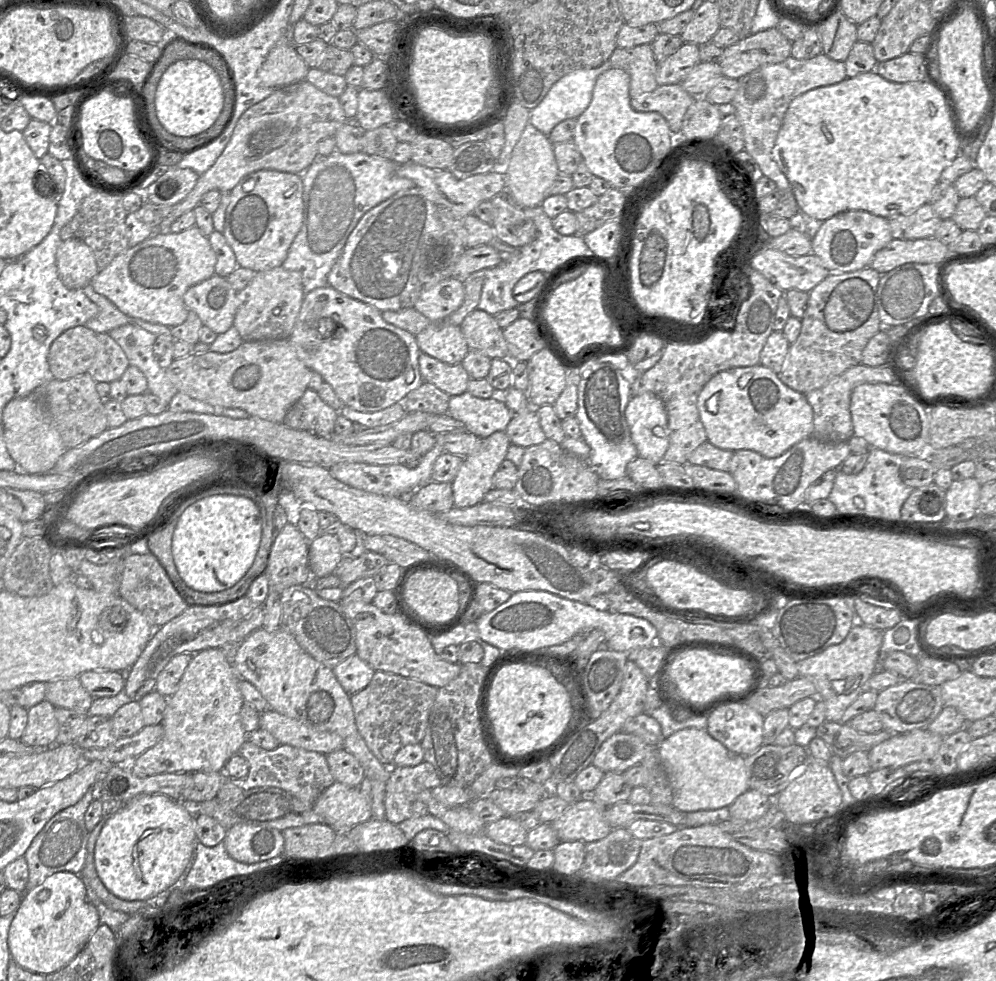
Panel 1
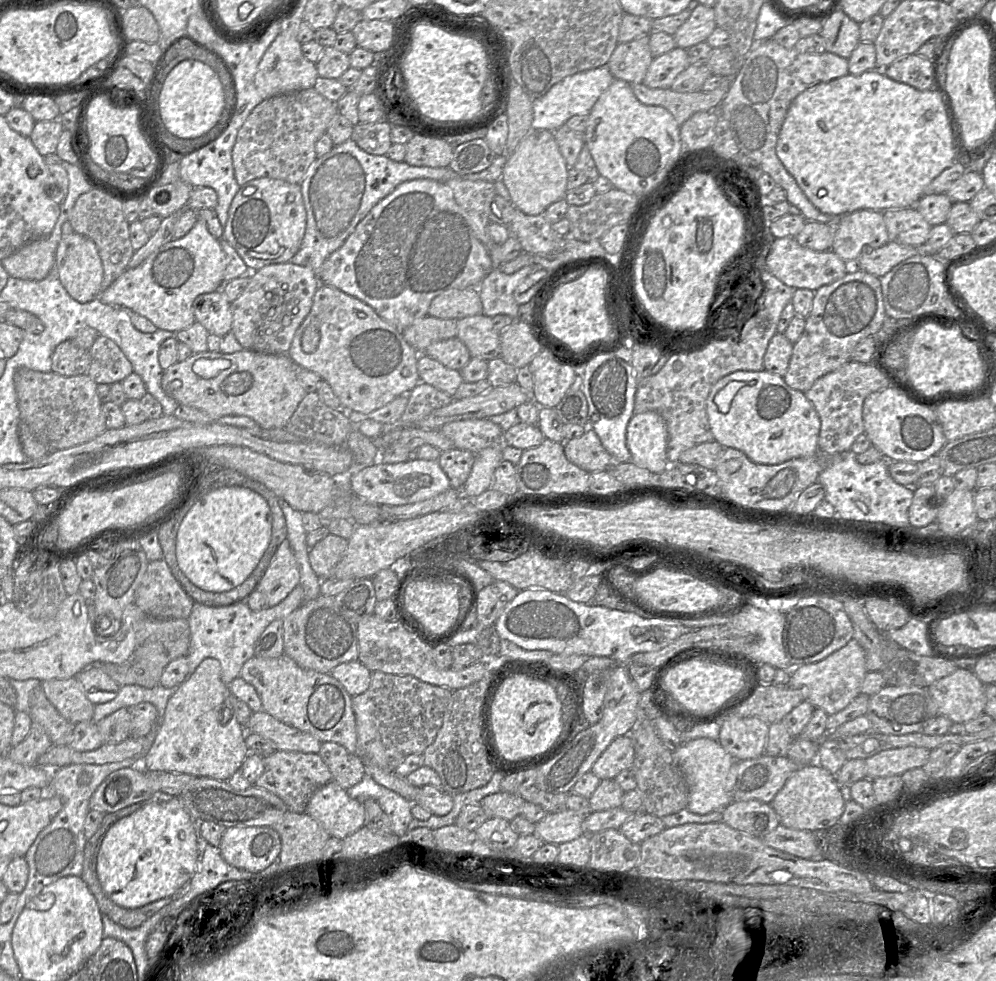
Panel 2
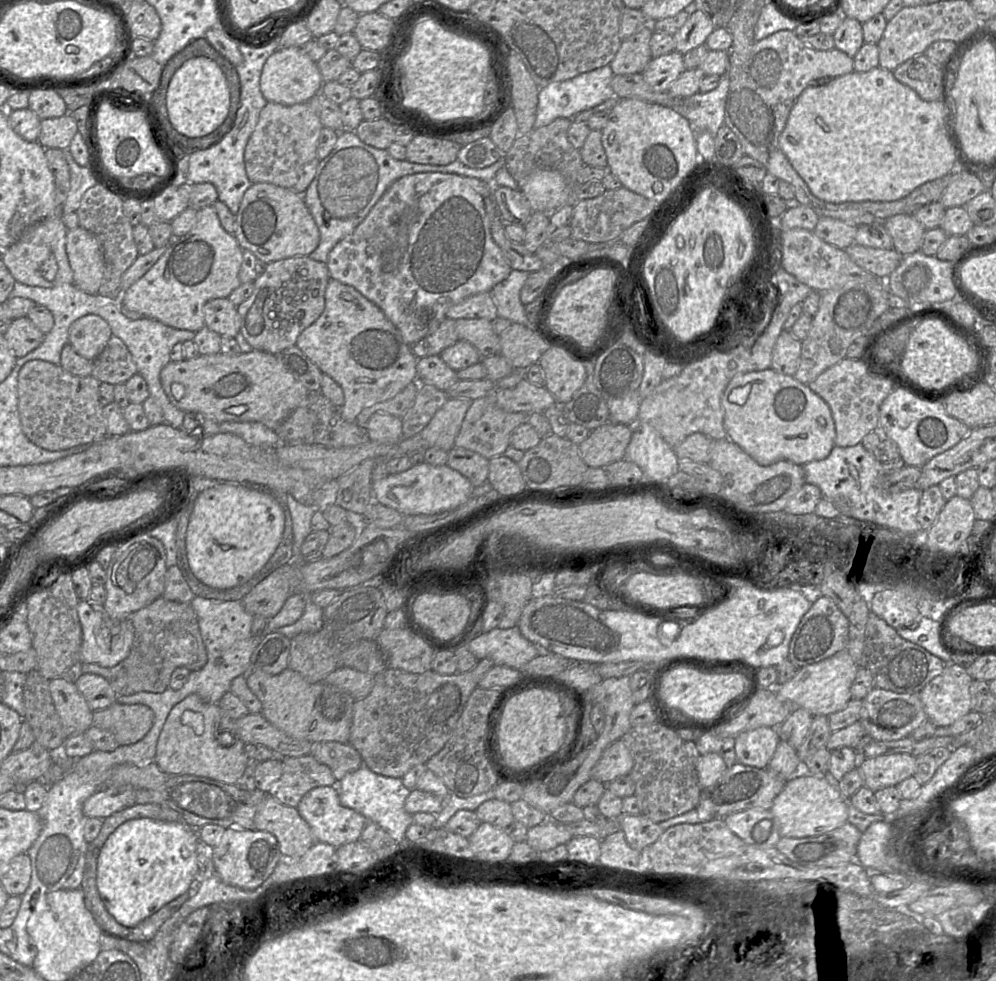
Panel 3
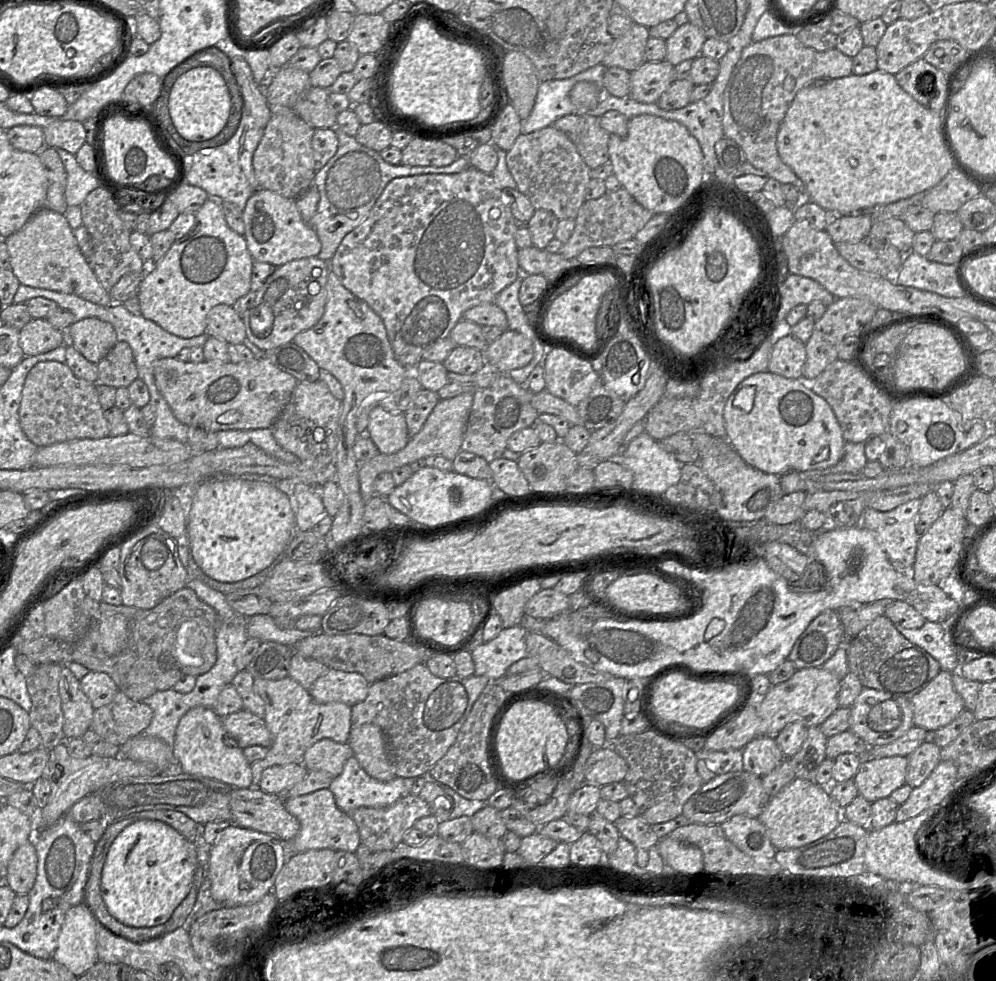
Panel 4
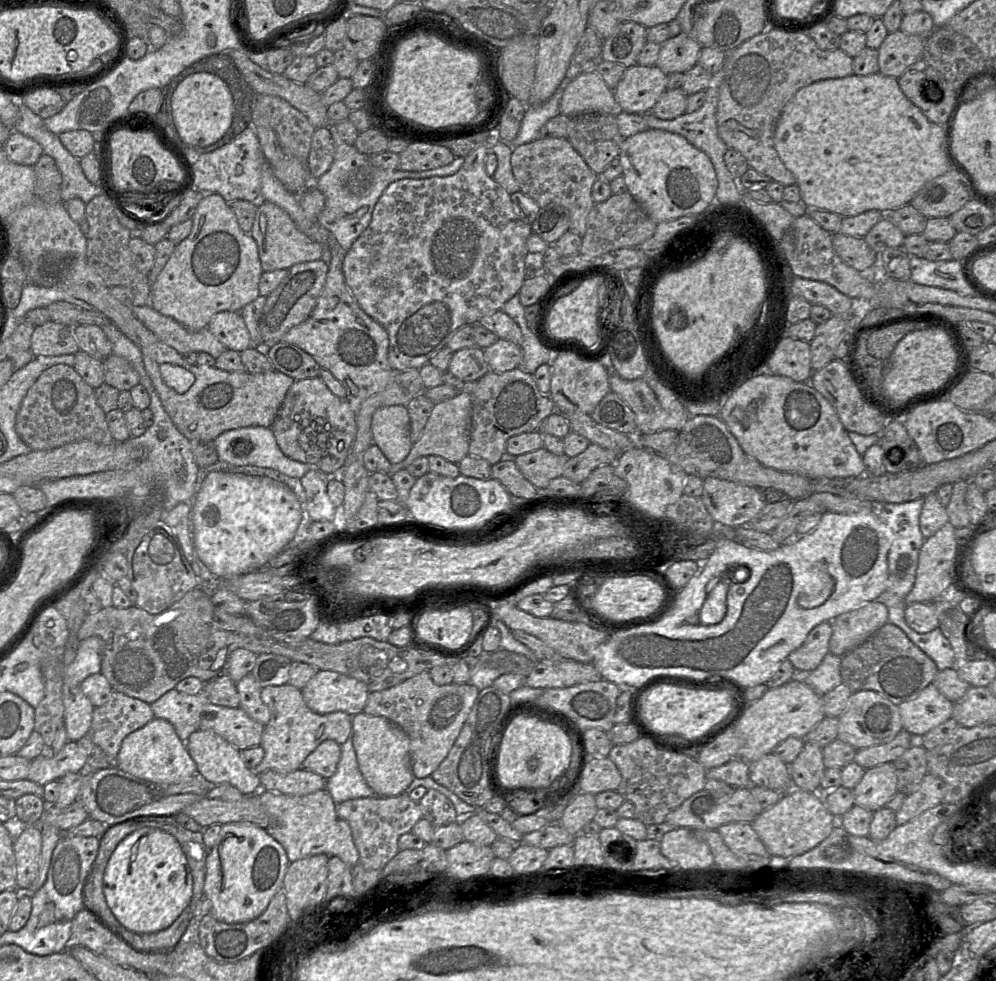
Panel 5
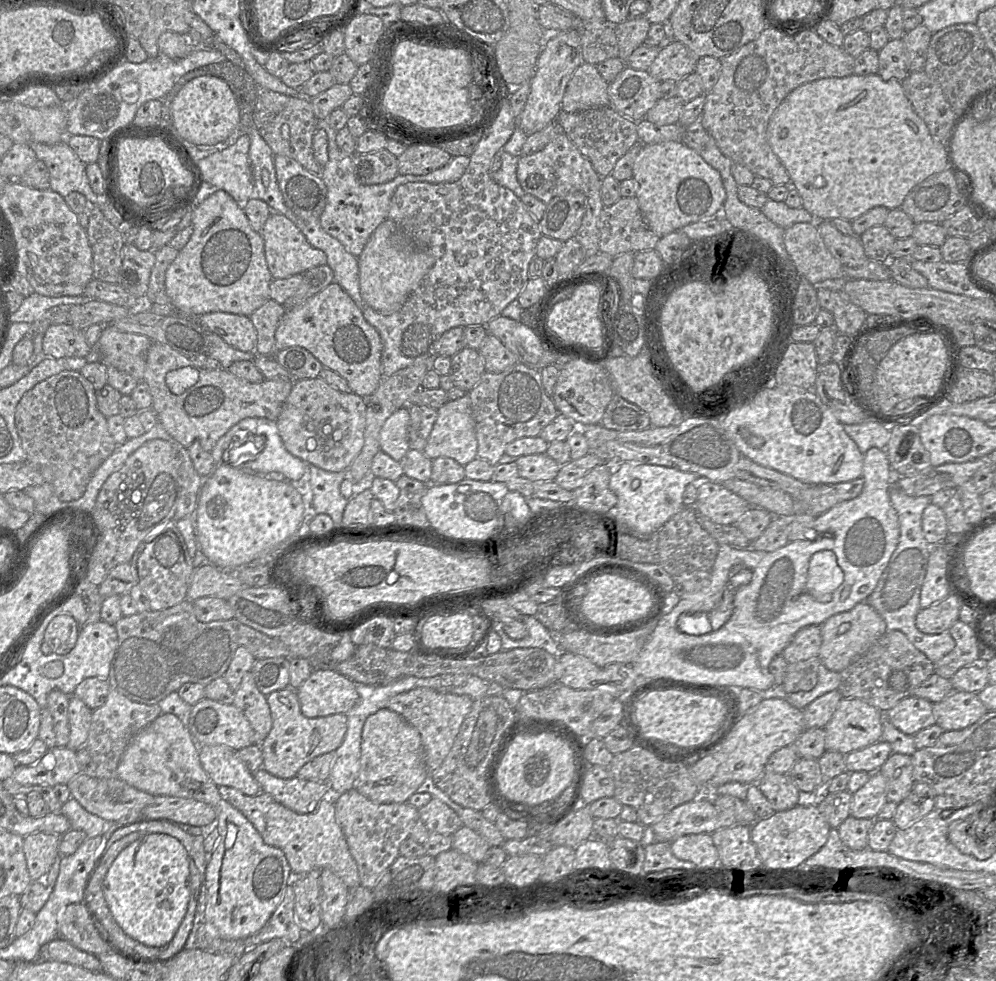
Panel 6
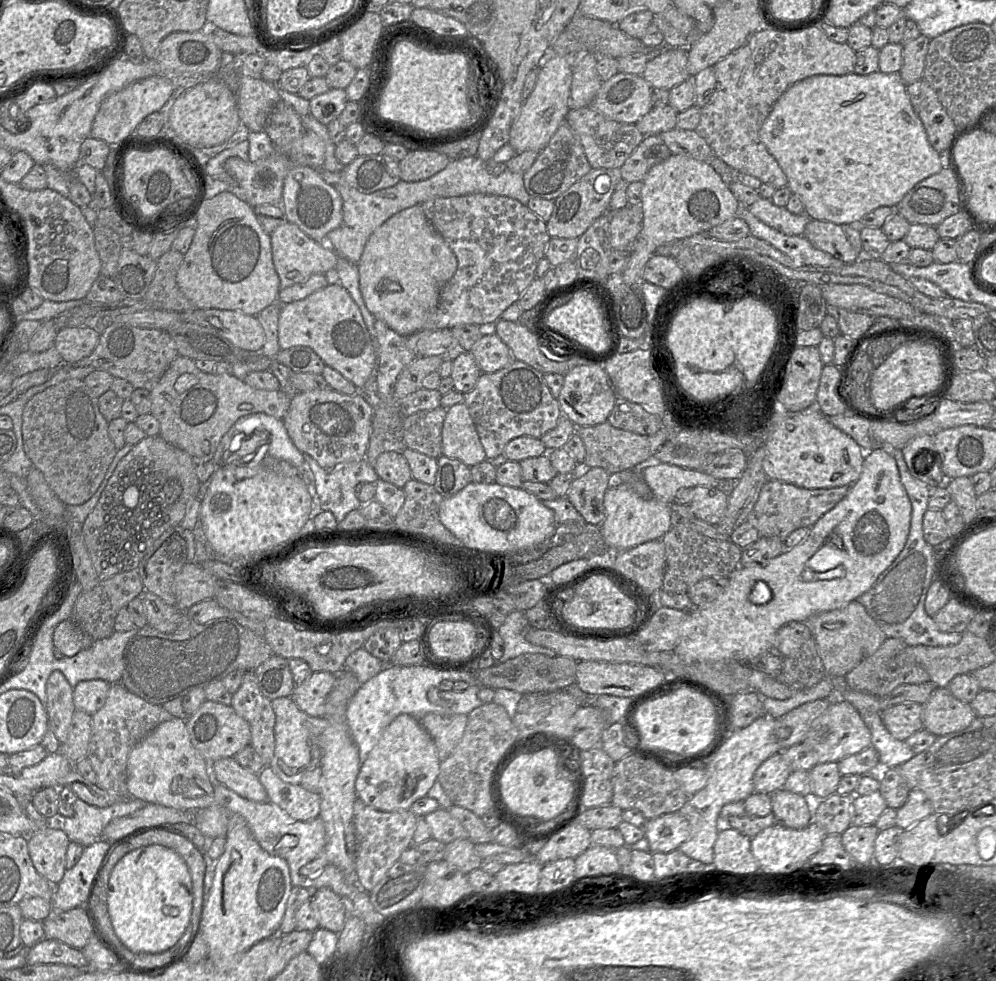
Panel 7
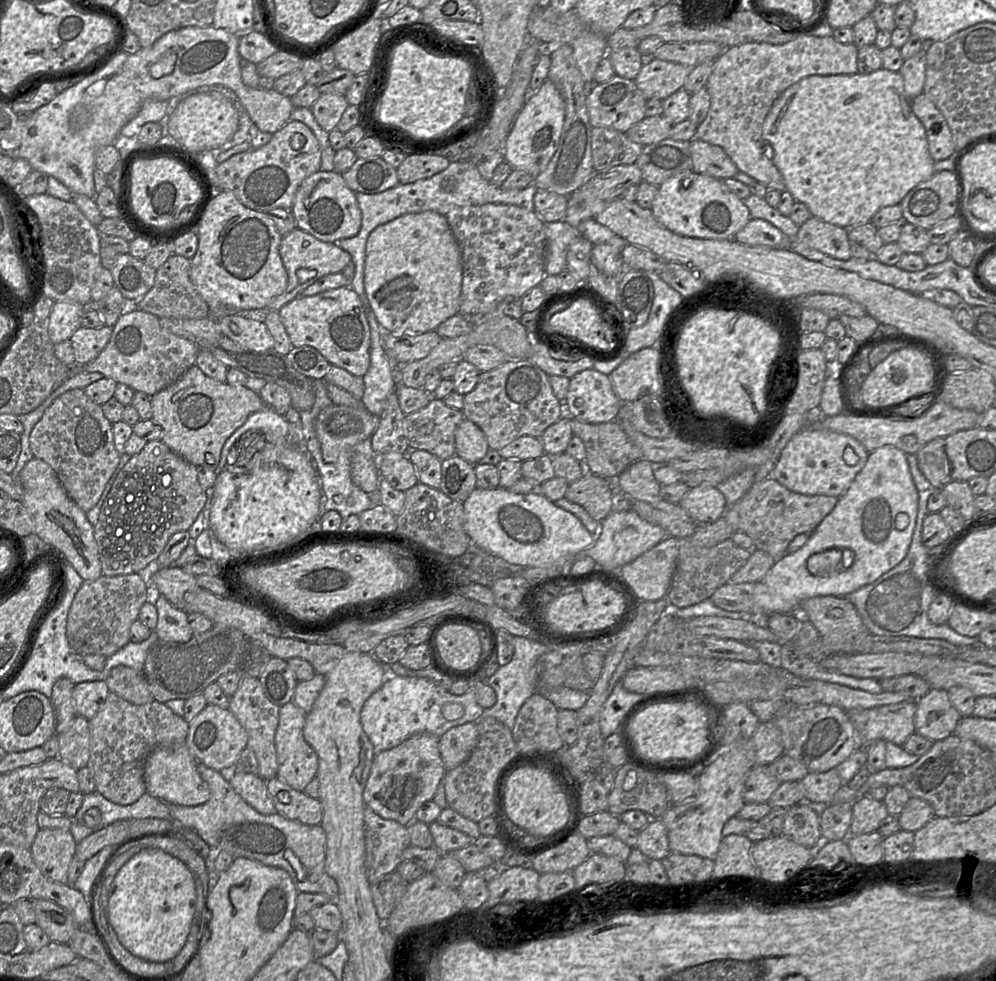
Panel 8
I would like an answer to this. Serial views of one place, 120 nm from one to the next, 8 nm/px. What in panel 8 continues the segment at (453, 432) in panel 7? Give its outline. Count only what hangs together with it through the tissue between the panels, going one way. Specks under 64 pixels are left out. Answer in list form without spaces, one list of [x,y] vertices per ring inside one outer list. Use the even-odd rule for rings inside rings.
[[[465,418],[455,431],[455,455],[476,465],[489,450],[484,433],[476,424]]]

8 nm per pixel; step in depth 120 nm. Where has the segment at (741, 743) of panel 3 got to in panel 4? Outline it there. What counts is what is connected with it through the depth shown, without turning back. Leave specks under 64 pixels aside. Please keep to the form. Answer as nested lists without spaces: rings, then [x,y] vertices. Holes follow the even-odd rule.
[[[759,735],[742,750],[743,769],[763,777],[785,759],[773,735]]]

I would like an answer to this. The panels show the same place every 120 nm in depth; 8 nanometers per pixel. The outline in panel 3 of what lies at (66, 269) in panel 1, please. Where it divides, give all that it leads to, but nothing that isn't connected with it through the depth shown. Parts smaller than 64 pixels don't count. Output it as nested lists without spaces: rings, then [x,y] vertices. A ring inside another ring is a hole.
[[[78,226],[68,230],[66,235],[66,252],[73,271],[73,284],[87,294],[97,294],[104,276],[104,257],[97,238],[88,230]]]

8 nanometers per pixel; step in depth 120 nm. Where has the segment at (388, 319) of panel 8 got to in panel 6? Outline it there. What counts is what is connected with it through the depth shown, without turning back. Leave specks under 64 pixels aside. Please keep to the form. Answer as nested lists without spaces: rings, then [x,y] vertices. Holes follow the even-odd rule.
[[[385,219],[371,234],[358,257],[360,294],[364,304],[381,314],[398,311],[434,265],[434,257],[410,247],[396,224]]]

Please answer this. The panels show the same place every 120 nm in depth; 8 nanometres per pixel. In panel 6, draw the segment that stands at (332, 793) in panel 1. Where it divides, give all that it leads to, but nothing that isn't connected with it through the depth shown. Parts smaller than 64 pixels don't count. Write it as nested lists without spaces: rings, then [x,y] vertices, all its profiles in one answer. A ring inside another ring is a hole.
[[[234,788],[220,789],[221,796],[252,823],[263,841],[284,853],[294,876],[303,876],[314,869],[330,869],[348,889],[360,885],[356,861],[336,820],[332,794],[320,800],[313,812],[299,814],[262,791],[257,795],[249,796]]]

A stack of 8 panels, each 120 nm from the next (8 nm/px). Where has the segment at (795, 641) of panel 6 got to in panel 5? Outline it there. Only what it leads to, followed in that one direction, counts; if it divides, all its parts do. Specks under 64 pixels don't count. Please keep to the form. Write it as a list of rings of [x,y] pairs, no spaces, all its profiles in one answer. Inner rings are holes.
[[[822,622],[809,632],[806,640],[798,649],[788,655],[787,659],[793,664],[798,674],[808,674],[820,665],[830,652],[831,636],[831,622]]]

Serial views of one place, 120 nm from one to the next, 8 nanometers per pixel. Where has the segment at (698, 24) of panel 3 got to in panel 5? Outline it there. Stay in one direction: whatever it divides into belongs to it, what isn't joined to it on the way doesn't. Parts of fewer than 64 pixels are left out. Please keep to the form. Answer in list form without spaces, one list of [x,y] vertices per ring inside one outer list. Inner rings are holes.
[[[681,32],[661,45],[656,65],[665,73],[686,73],[698,63],[702,46]]]

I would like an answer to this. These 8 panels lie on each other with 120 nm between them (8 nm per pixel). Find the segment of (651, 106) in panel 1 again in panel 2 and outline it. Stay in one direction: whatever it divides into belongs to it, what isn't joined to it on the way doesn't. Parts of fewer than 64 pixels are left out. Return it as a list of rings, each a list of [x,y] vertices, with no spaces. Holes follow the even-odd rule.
[[[725,79],[720,87],[709,92],[698,90],[682,93],[671,88],[650,88],[643,83],[630,86],[641,103],[664,107],[681,126],[694,113],[717,108],[729,91],[731,79]]]

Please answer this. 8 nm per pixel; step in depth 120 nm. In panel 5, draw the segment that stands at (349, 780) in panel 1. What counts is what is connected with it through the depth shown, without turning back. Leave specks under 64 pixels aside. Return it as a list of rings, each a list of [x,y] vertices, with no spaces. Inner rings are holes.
[[[325,740],[312,751],[302,763],[302,768],[329,779],[337,770],[341,758],[341,745]]]

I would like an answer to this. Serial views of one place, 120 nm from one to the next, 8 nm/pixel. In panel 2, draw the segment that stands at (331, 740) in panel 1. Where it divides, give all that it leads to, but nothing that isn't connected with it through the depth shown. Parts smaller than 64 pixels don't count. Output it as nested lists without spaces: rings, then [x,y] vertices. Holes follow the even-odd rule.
[[[263,710],[252,713],[244,729],[263,737],[276,751],[318,754],[322,744],[311,734],[283,723]]]

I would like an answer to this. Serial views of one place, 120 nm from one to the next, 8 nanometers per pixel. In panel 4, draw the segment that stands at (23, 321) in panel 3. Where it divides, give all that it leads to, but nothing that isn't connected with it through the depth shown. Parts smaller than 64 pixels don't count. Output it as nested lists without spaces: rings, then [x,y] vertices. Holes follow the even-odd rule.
[[[31,319],[19,334],[19,345],[25,356],[52,351],[66,342],[66,333],[53,327],[47,319]]]

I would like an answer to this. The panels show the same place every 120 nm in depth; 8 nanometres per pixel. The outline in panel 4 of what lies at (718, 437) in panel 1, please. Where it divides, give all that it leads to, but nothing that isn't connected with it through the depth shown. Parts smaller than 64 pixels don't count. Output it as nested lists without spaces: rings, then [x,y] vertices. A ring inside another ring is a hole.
[[[770,371],[759,372],[743,380],[726,401],[723,417],[725,420],[726,438],[740,457],[751,467],[762,472],[781,476],[789,471],[804,472],[814,469],[826,469],[839,462],[843,456],[845,444],[841,427],[830,405],[810,389],[810,383],[801,379],[789,379]]]

